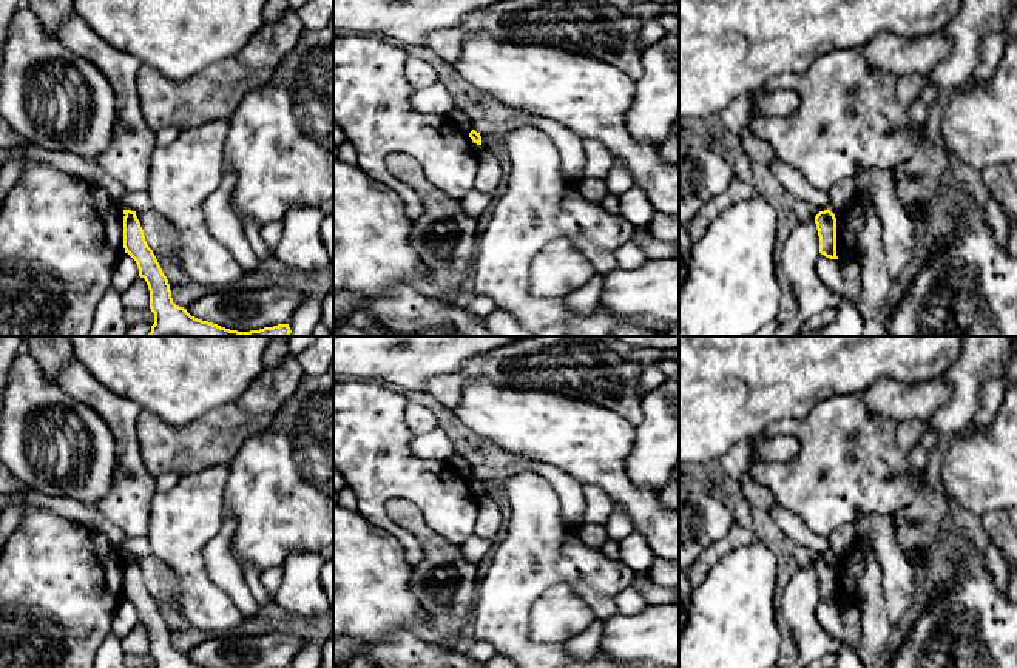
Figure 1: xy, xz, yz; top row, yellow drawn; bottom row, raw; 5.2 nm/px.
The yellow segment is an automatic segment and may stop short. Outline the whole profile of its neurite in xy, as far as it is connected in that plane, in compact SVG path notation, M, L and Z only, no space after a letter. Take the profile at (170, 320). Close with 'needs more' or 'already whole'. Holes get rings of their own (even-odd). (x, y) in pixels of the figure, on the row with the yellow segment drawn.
M123 210L123 248L137 264L139 276L150 290L150 309L154 324L148 336L290 336L289 324L259 330L238 332L191 316L173 302L167 276L148 247L136 211Z | already whole

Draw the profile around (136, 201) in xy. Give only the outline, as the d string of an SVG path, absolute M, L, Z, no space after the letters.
M127 191L120 207L131 211L148 211L151 201L147 191Z

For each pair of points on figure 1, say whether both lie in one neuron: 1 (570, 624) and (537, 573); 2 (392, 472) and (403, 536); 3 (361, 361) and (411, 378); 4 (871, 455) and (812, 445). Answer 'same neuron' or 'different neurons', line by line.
1: different neurons
2: same neuron
3: same neuron
4: same neuron

